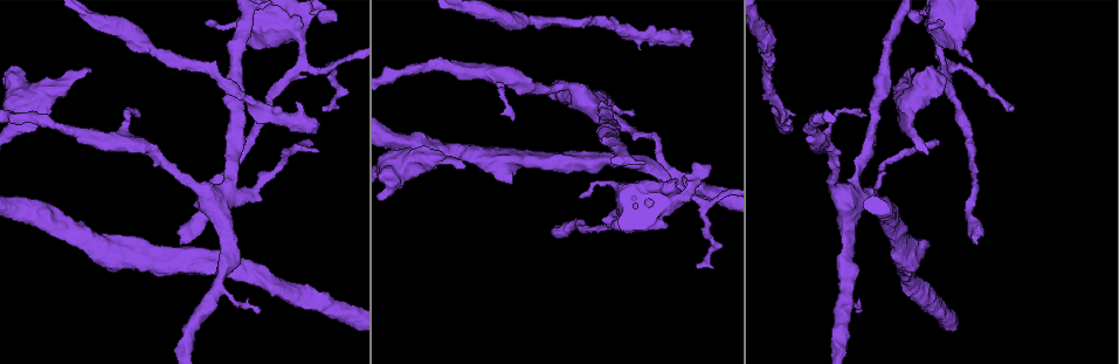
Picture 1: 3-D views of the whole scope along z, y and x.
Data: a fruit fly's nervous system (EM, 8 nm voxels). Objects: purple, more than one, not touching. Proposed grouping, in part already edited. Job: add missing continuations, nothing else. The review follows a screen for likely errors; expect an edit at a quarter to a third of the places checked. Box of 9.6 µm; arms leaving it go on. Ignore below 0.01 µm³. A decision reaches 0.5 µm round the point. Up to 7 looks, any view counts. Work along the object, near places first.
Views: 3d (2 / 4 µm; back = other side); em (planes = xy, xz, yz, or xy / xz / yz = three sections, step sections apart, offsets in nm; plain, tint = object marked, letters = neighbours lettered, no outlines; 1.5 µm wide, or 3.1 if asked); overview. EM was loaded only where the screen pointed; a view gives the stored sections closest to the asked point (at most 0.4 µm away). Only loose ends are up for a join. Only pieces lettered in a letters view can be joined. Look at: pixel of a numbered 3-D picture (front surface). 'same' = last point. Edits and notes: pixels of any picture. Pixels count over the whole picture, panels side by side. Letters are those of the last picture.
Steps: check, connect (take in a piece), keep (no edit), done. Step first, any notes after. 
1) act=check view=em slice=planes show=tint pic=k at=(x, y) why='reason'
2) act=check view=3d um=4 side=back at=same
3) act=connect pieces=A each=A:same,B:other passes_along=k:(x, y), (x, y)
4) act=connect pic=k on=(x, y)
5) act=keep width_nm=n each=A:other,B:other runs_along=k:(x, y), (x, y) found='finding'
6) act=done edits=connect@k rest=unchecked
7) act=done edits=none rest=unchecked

act=check view=3d um=2 side=back pic=1 at=(688, 44) why='end of a long branch'

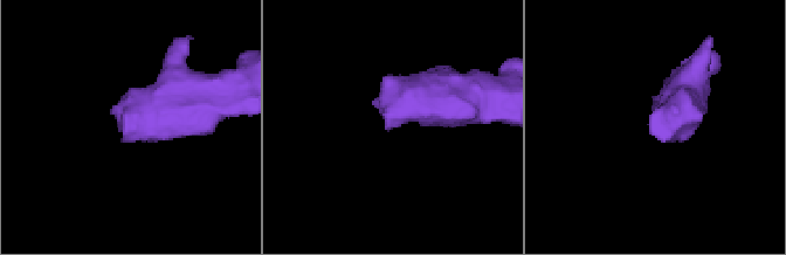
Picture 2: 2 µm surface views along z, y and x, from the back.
act=check view=em slice=planes show=letters pic=2 at=(127, 118)

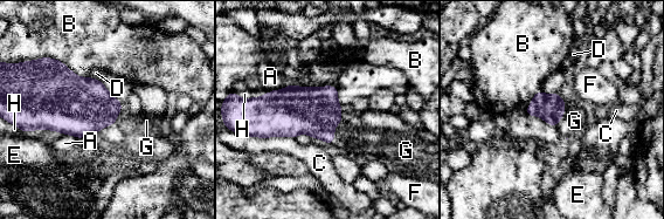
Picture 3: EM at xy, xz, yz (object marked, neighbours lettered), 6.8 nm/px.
act=connect pieces=G width_nm=190 longest_contact=B:340nm each=A:other,B:other,C:other,D:other,E:other,F:other,G:same,H:other found='it goes on there'

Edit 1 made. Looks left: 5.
act=check view=3d um=2 pic=1 at=(937, 142) why='tapers out'

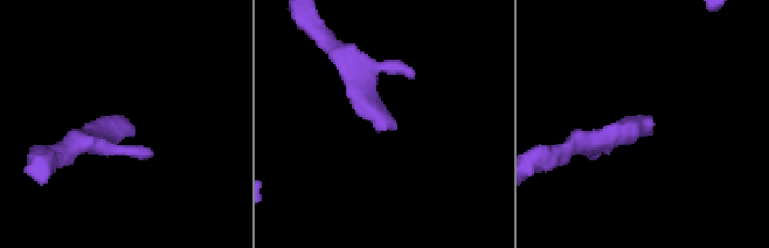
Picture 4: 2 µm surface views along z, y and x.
act=check view=em slice=xy step=8 show=tint pic=4 at=(649, 128)

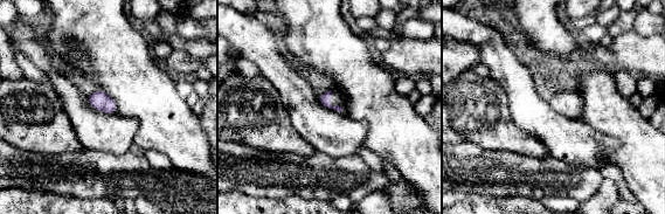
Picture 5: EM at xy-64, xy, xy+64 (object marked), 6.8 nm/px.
act=check view=em slice=planes show=letters at=same

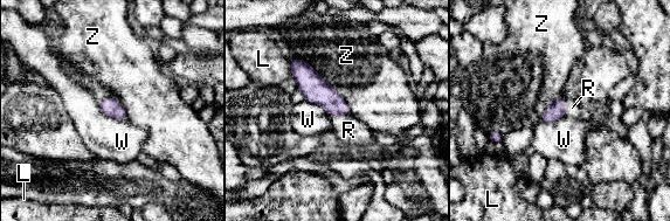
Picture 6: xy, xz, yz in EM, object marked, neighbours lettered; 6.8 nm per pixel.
act=connect pieces=R width_nm=120 each=L:other,R:same,W:other,Z:other passes_along=6:(316, 90), (340, 114), (349, 130) found='the cell continues'

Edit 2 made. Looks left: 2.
act=done edits=connect@3,connect@6 rest=unchecked

